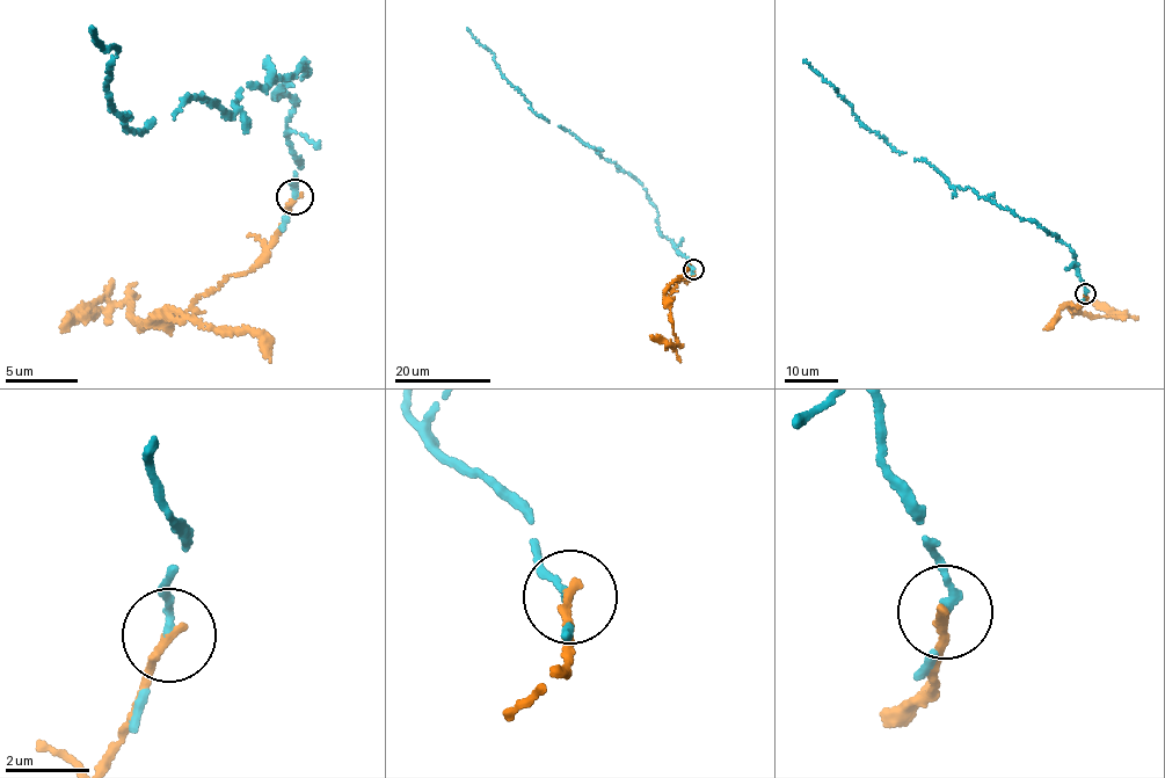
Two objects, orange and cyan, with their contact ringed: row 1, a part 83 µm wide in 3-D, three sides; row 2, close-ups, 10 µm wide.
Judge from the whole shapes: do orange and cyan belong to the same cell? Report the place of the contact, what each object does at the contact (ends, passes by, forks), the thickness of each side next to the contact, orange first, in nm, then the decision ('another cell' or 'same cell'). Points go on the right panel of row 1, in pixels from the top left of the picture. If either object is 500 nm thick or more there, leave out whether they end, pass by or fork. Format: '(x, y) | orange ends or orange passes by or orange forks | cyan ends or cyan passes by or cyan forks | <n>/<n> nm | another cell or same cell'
(1085, 293) | orange ends | cyan passes by | 220/130 nm | another cell

